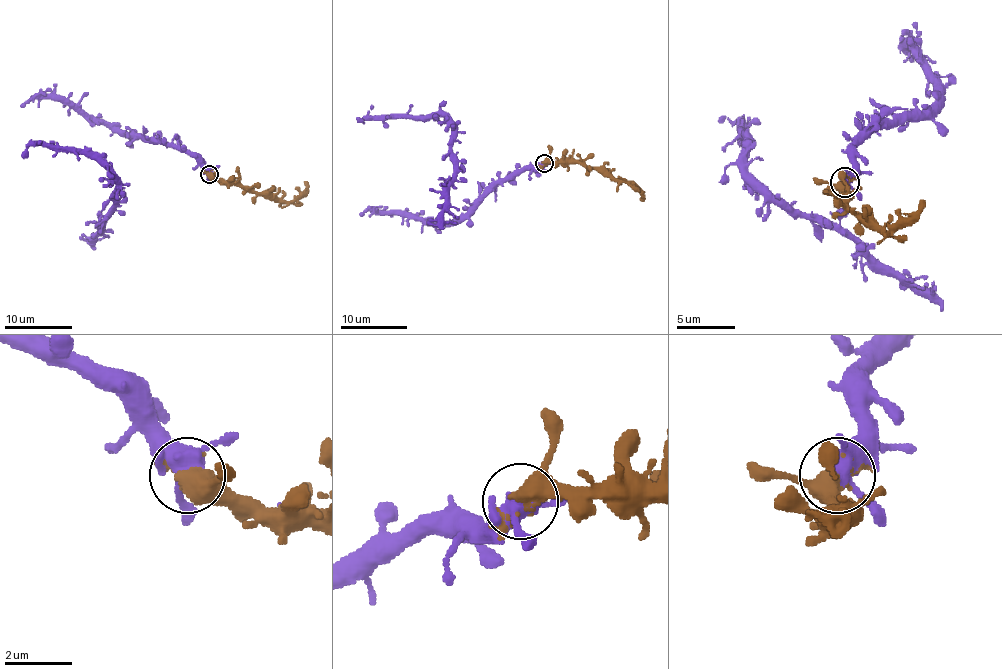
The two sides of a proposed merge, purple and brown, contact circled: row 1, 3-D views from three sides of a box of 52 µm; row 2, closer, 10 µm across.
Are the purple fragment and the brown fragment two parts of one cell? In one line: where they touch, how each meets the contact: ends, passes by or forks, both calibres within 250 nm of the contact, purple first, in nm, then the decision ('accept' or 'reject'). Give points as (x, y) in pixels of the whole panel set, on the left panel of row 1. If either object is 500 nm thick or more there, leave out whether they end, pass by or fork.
at (209, 174); purple forks there; brown forks there; 420 nm thick on the purple side, 360 nm on the other; accept

